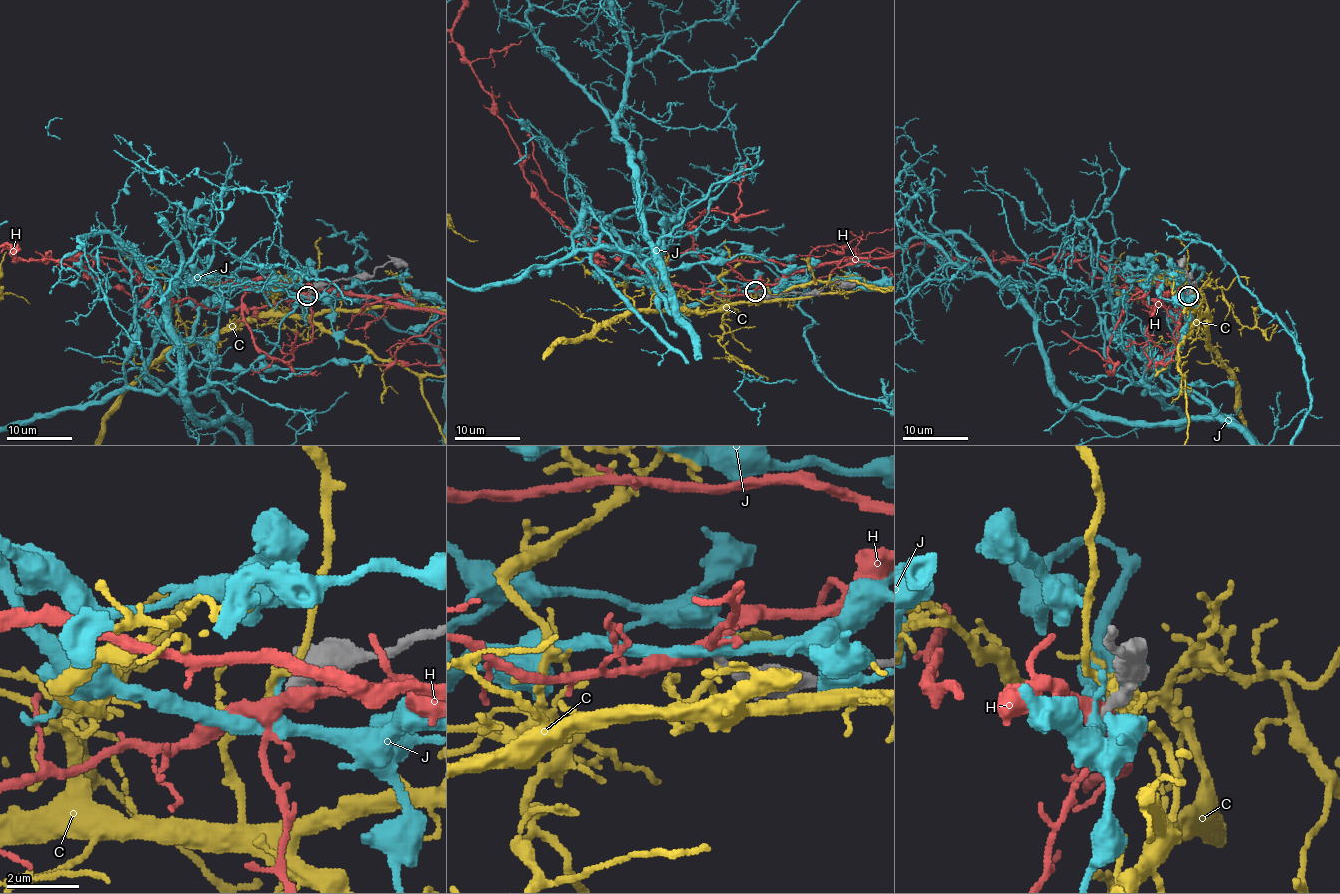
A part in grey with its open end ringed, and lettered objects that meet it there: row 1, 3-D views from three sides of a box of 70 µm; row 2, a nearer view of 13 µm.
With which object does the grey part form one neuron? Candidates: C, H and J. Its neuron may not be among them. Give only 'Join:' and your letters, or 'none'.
Join: none

